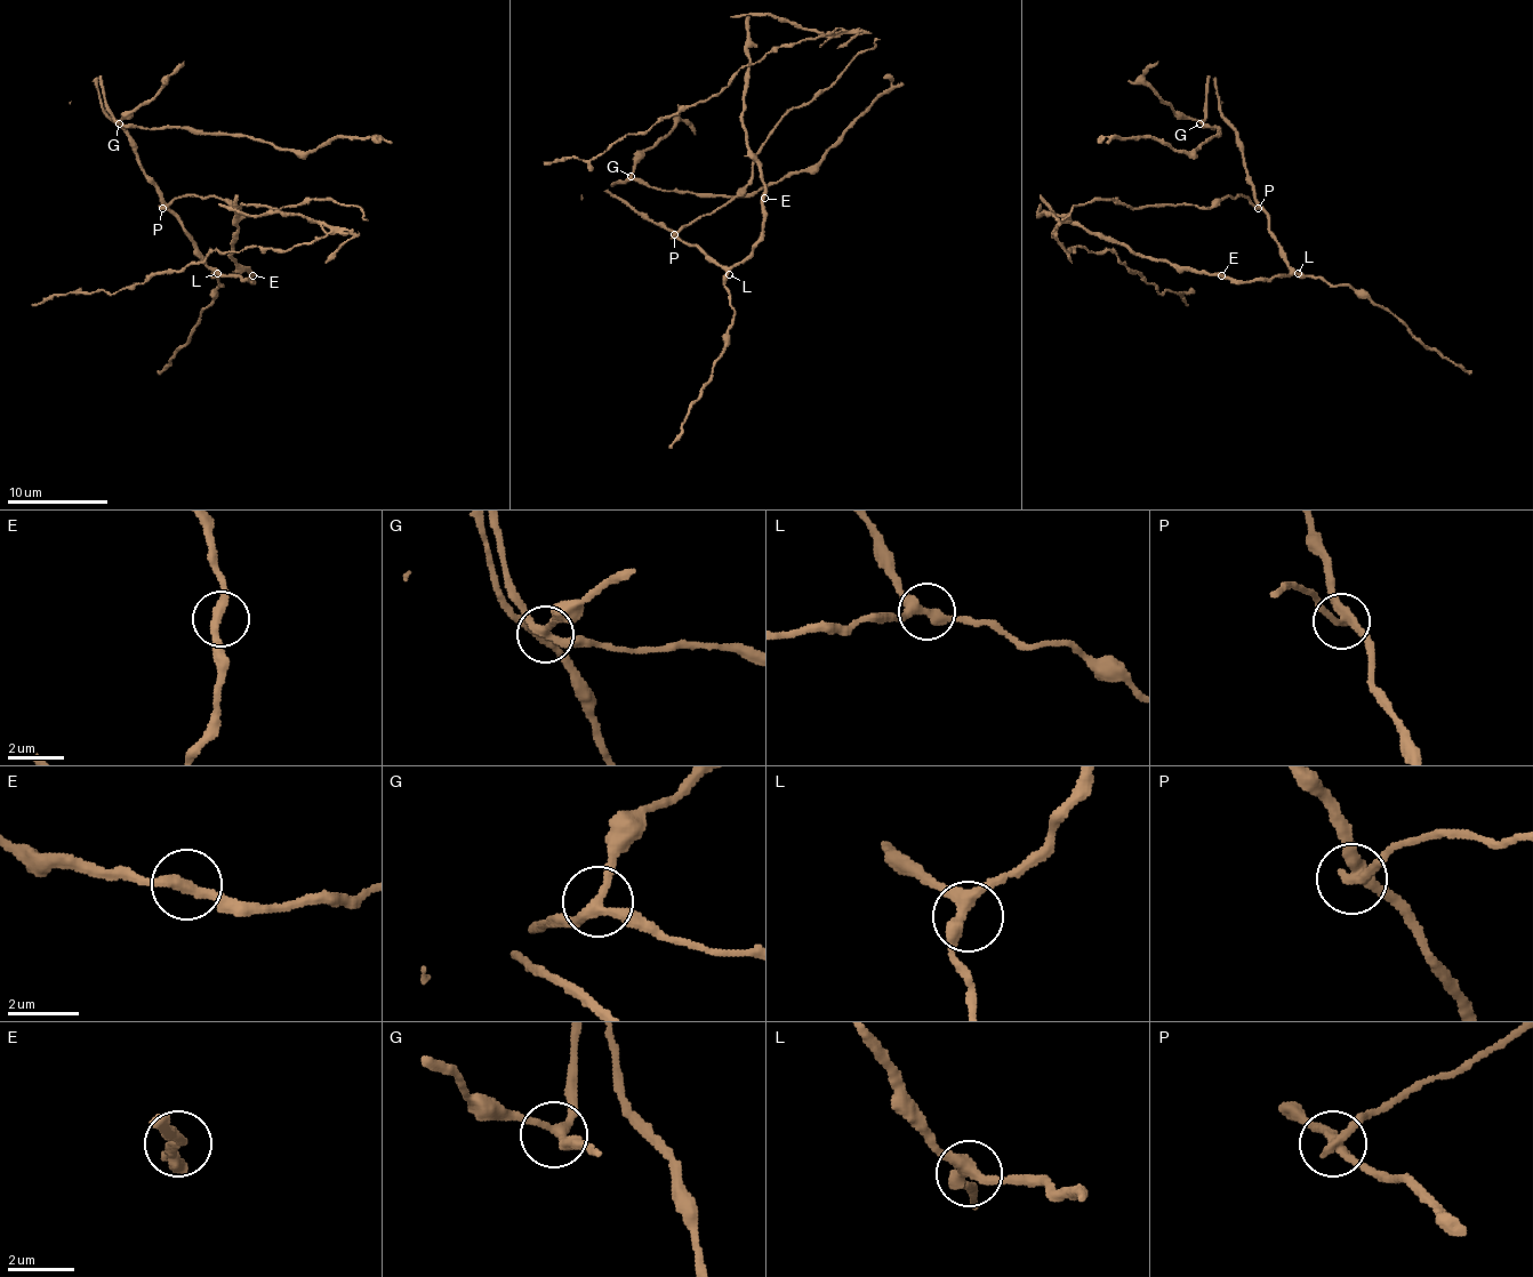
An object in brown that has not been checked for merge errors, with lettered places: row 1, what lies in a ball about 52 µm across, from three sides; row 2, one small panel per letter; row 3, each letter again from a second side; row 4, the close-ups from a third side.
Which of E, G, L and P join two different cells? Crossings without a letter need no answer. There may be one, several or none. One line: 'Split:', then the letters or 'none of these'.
Split: P

